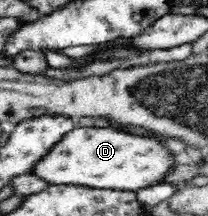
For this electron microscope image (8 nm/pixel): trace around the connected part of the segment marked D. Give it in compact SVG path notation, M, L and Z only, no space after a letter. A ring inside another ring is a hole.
M113 125L107 127L76 126L52 146L52 149L35 165L32 172L52 185L80 185L81 187L138 191L164 182L176 165L175 156L161 140L154 136L139 136L123 132Z

